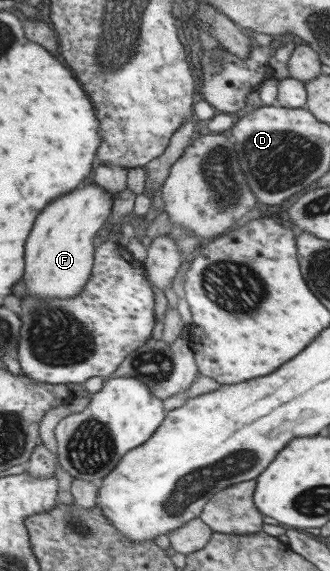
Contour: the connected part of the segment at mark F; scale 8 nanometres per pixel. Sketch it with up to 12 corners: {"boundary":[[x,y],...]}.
{"boundary":[[97,183],[51,202],[29,238],[27,288],[79,295],[113,212]]}

